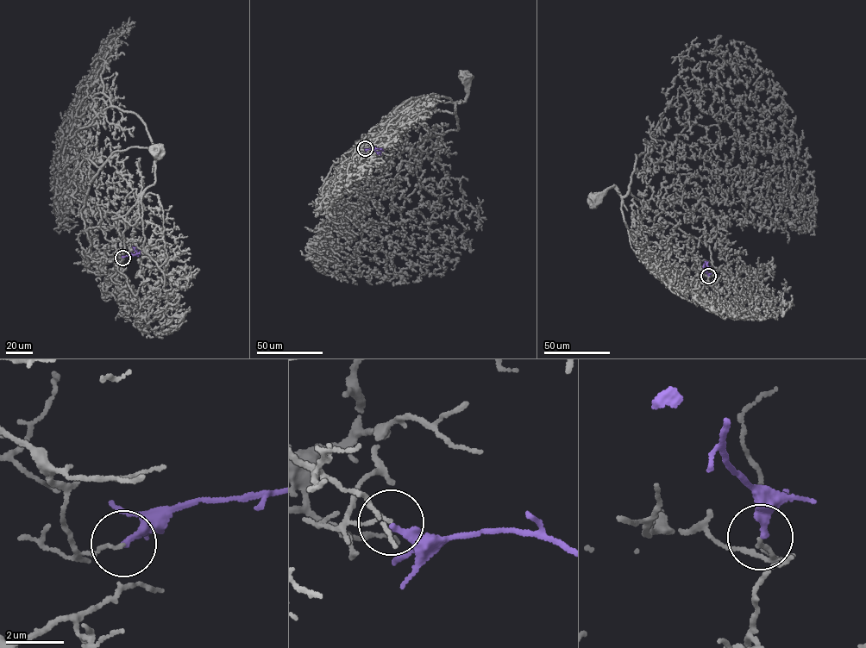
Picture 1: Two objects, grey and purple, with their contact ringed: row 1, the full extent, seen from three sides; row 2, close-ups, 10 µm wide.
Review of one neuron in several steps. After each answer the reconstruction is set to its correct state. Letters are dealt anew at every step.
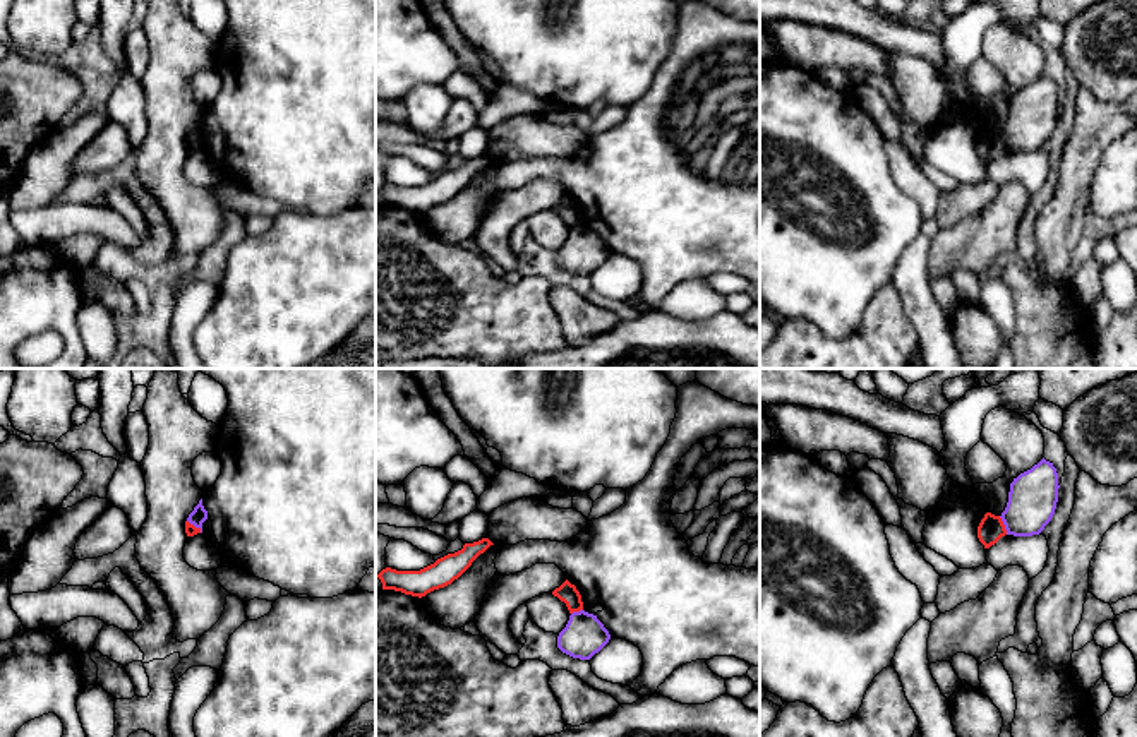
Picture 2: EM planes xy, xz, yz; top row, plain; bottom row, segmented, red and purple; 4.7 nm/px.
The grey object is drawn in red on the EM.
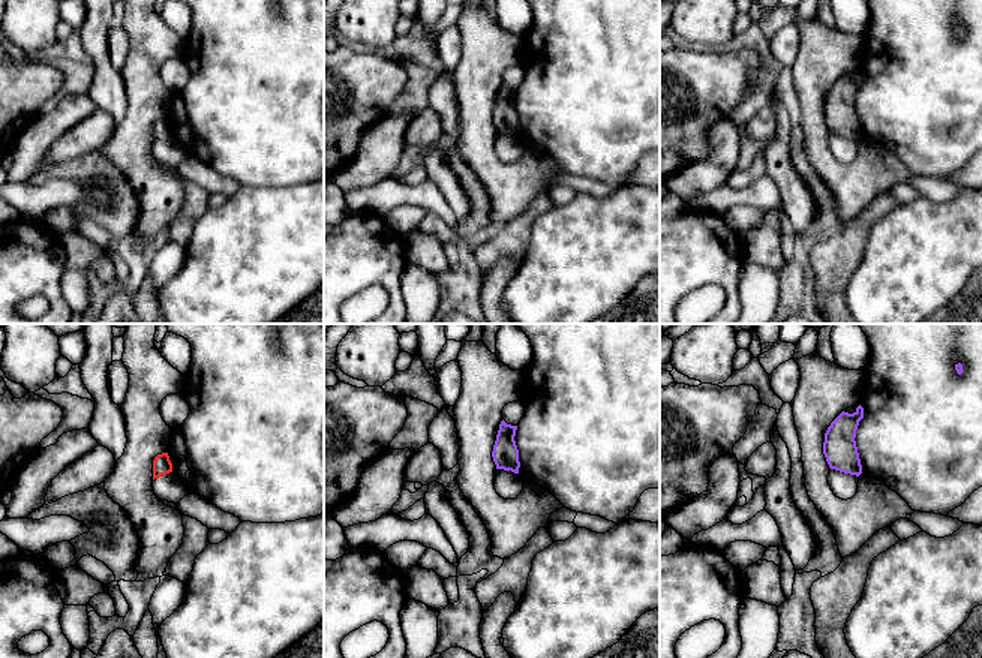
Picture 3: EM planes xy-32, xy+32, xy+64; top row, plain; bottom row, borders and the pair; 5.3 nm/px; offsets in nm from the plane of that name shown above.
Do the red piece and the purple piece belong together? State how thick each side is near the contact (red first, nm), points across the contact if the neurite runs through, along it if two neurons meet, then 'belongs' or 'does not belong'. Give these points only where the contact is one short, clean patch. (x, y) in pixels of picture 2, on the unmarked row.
120 nm thick on the red side, 220 nm on the other; border along yz (998, 132), (1007, 149); does not belong

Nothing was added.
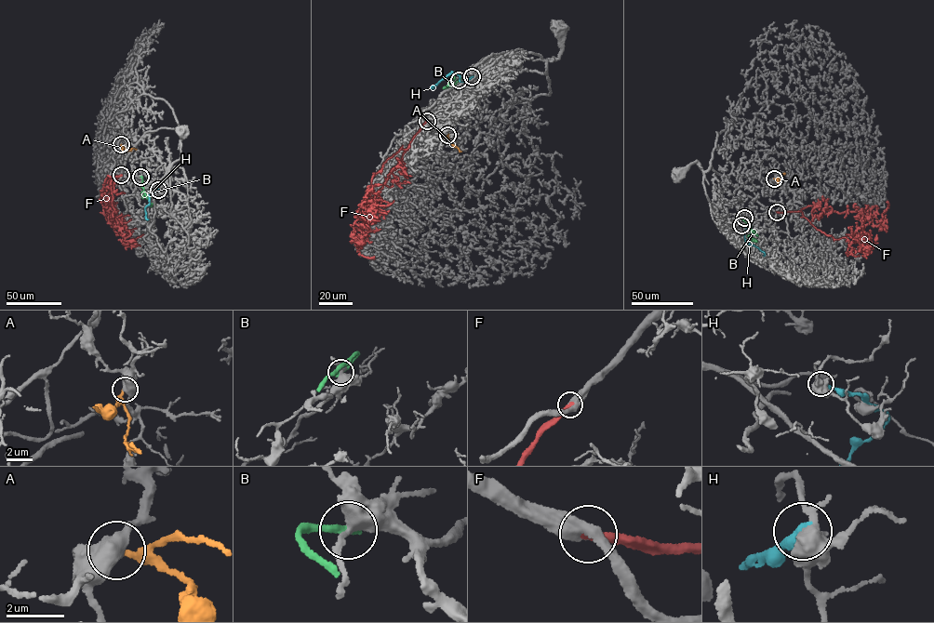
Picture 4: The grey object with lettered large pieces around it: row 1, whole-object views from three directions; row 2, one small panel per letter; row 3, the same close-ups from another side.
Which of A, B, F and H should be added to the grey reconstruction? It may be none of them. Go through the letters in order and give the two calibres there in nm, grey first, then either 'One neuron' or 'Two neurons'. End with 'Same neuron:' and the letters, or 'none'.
A: Thickness 600 nm (grey) against 280 nm. Two neurons
B: Thickness 600 nm (grey) against 320 nm. Two neurons
F: Thickness 280 nm (grey) against 400 nm. One neuron
H: Thickness 500 nm (grey) against 460 nm. Two neurons
Same neuron: F

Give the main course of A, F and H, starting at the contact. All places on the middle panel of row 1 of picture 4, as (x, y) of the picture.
A: (447, 135), (447, 141), (461, 151)
F: (427, 121), (405, 151), (401, 163), (376, 193), (358, 230), (353, 229), (353, 240), (359, 254), (374, 257)
H: (473, 76), (461, 82), (452, 72), (433, 86)

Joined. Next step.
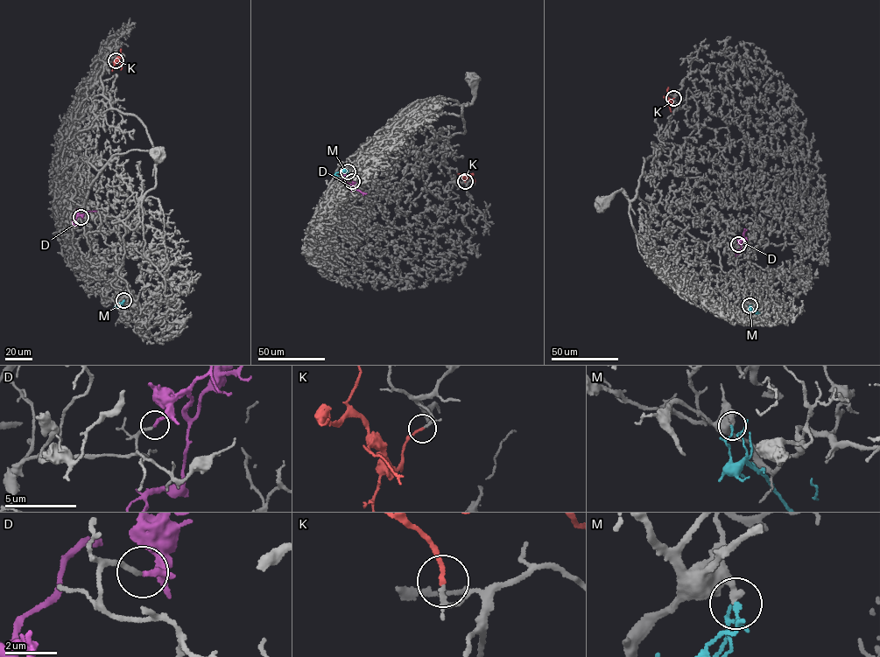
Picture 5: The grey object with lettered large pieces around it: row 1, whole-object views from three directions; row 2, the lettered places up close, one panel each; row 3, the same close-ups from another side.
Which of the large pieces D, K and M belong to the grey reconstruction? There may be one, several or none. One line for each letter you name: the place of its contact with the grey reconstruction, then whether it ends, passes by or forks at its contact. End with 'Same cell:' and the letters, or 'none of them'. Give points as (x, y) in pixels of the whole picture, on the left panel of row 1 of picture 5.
D: contact (80, 217); it ends
K: contact (116, 60); it ends
Same cell: D, K

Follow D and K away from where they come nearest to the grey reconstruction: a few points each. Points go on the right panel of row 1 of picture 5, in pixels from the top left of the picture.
D: (738, 243), (741, 241), (735, 255)
K: (673, 98), (671, 101), (667, 96), (668, 87)

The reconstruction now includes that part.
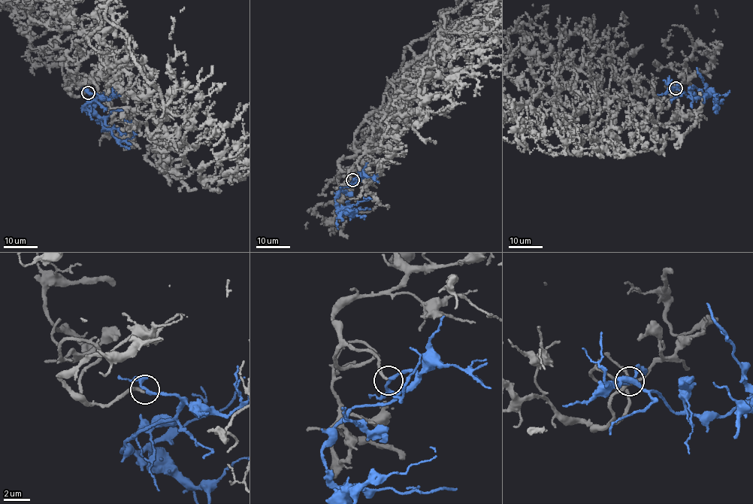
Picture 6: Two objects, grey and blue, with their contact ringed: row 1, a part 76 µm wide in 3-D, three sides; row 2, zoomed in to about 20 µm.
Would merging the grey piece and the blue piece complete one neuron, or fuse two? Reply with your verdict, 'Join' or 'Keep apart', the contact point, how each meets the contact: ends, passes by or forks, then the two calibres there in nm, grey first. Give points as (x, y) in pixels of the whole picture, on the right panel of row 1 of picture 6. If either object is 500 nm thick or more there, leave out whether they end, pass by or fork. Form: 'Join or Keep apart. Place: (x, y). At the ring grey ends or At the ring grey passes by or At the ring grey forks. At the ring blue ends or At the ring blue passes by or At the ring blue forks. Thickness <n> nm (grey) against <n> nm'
Join. Place: (675, 88). At the ring grey ends. At the ring blue passes by. Thickness 200 nm (grey) against 200 nm

